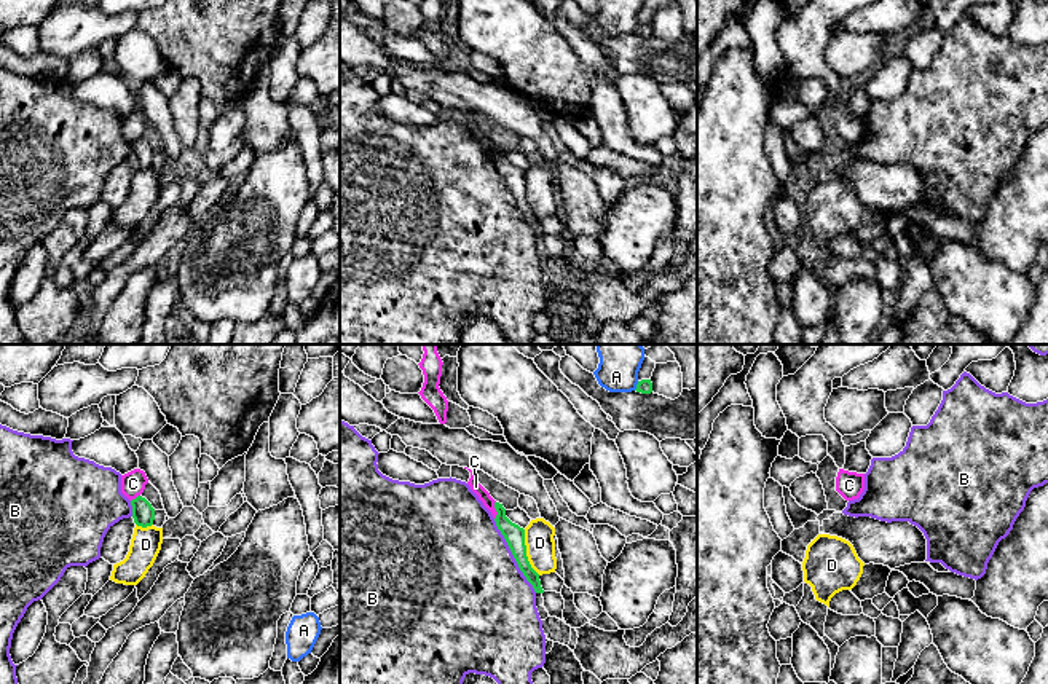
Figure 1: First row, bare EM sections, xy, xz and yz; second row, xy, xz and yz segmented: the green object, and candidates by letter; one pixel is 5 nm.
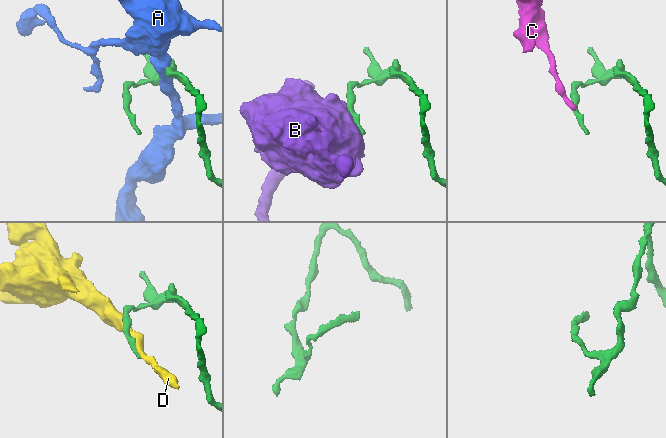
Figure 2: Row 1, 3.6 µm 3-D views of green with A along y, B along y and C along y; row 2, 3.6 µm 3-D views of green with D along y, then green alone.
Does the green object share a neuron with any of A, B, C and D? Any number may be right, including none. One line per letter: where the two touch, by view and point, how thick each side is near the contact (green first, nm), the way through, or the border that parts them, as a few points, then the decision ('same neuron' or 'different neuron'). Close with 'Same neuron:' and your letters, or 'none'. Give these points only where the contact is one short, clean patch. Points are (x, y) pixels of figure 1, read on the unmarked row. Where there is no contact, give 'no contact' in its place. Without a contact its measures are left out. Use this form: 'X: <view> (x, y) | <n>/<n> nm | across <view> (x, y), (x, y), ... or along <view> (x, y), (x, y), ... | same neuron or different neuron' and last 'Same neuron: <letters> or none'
A: xz (637, 29) | 80/180 nm | different neuron
B: xz (512, 196) | 100/500 nm | different neuron
C: xz (496, 153) | 100/60 nm | along xz (495, 144), (495, 161) | different neuron
D: xz (525, 195) | 100/150 nm | different neuron
Same neuron: none

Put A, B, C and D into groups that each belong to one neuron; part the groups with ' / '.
A / B / C / D

